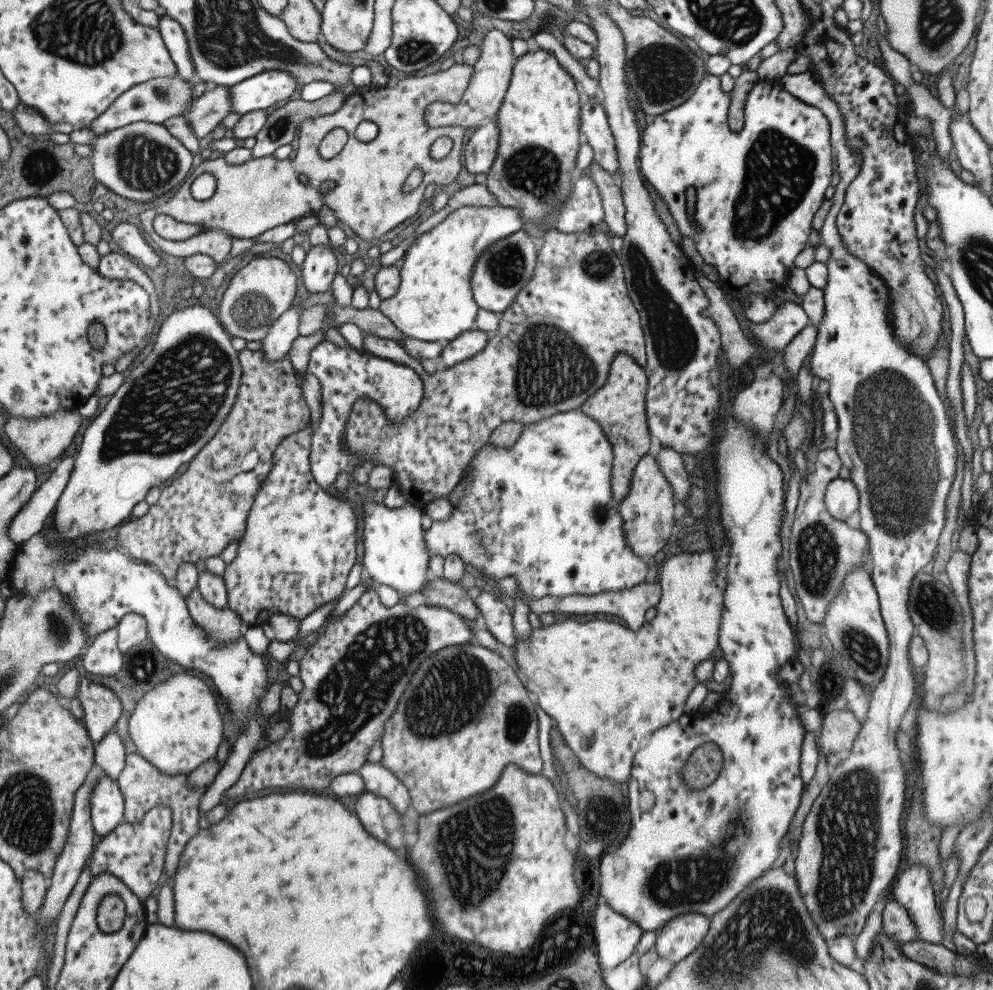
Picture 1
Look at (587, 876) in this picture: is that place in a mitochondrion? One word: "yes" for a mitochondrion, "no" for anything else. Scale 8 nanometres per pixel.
no

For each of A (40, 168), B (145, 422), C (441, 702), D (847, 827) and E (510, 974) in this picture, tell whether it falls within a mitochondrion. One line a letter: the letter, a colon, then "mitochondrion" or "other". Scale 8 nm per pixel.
A: mitochondrion
B: mitochondrion
C: mitochondrion
D: mitochondrion
E: other

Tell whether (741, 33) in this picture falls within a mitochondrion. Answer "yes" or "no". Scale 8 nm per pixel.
yes

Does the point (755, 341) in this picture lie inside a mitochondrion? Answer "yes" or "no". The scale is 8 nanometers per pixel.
no

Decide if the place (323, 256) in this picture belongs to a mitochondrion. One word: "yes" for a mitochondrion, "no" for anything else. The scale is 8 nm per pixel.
no

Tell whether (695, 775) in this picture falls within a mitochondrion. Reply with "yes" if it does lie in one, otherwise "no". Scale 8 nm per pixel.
yes

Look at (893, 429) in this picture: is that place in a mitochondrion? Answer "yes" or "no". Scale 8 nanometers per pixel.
yes

